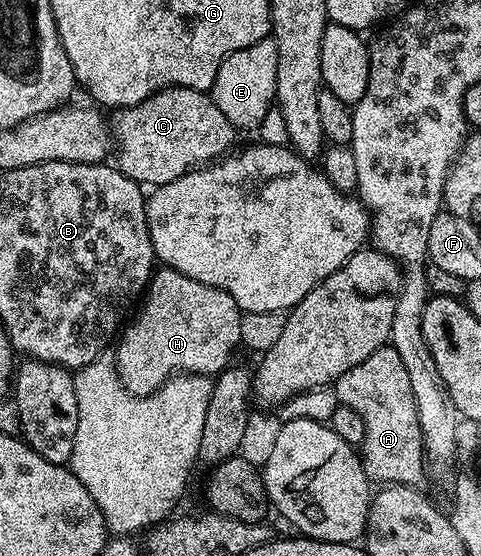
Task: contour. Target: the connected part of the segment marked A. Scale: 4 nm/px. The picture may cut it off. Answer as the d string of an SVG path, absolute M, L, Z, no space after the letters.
M390 345L370 353L366 361L354 365L334 384L337 400L354 409L364 422L362 462L369 480L380 485L416 485L426 471L424 439L416 416L410 377L402 366L402 357Z

